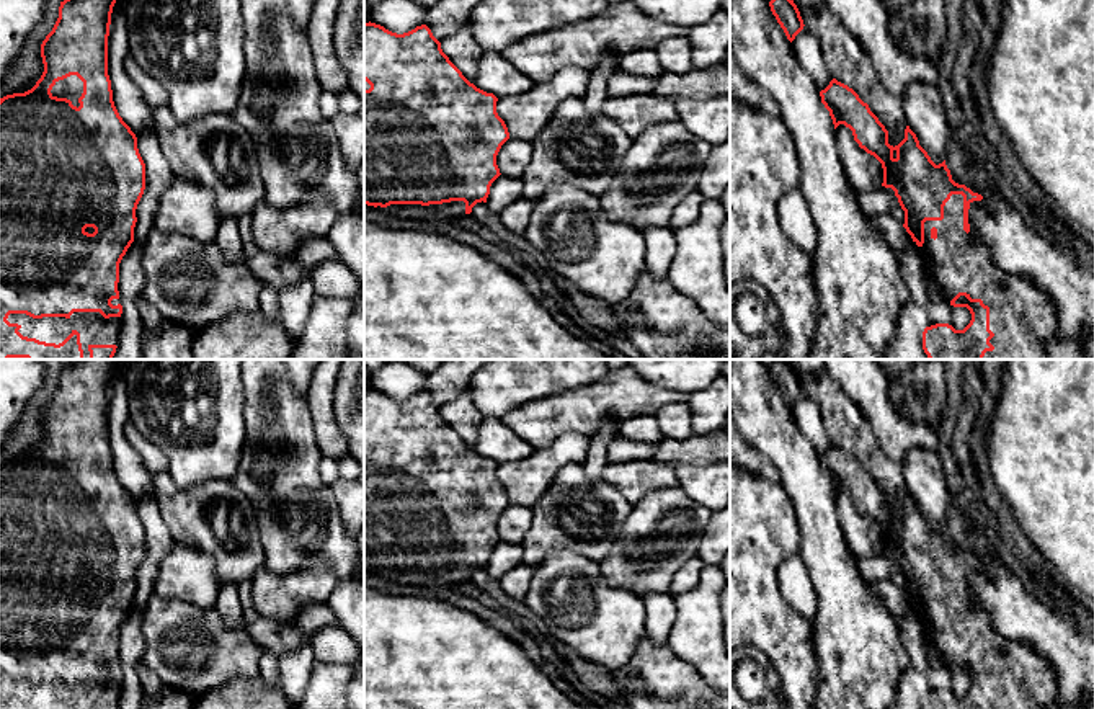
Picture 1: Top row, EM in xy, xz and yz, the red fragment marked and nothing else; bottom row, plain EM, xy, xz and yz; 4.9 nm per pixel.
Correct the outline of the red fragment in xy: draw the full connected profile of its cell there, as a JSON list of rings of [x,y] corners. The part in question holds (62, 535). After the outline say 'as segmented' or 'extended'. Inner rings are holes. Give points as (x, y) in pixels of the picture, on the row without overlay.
[[[70,359],[41,410],[41,444],[24,459],[0,464],[0,709],[119,709],[119,629],[134,608],[145,529],[113,467],[108,402],[114,369],[116,359]]] | extended

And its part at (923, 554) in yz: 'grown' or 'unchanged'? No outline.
grown

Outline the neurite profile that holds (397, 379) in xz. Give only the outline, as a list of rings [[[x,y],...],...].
[[[389,359],[369,377],[369,387],[385,395],[403,400],[425,390],[428,374],[415,369],[402,359]]]

